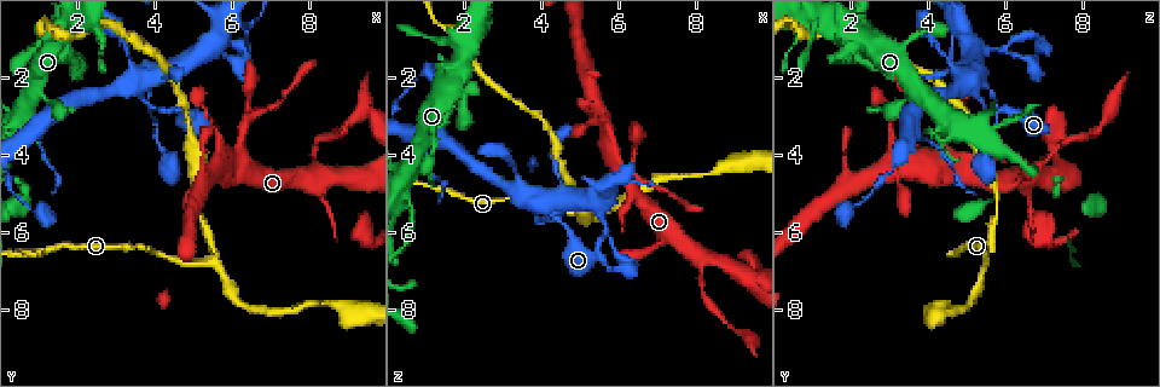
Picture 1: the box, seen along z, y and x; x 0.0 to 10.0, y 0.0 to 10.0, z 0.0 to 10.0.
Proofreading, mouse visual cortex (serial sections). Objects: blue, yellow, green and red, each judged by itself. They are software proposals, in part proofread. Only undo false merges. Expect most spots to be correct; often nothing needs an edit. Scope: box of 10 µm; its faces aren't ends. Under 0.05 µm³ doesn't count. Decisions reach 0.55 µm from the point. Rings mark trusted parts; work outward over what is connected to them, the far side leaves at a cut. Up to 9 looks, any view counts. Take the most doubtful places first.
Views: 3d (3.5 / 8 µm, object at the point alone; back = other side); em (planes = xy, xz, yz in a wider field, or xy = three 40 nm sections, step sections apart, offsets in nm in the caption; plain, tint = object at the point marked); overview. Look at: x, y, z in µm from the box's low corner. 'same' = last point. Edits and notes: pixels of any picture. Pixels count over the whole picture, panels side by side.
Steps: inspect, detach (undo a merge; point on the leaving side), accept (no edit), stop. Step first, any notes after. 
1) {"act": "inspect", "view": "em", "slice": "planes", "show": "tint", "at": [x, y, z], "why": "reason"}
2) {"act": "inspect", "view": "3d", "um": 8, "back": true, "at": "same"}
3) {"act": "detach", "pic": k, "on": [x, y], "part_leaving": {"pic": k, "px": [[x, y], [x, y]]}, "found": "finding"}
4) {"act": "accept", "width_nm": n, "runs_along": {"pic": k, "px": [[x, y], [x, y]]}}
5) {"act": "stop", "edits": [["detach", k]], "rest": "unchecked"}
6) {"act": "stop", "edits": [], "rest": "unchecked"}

{"act": "inspect", "view": "3d", "um": 3.5, "at": [5.30, 6.75, 5.50], "why": "two arms in line, one across"}

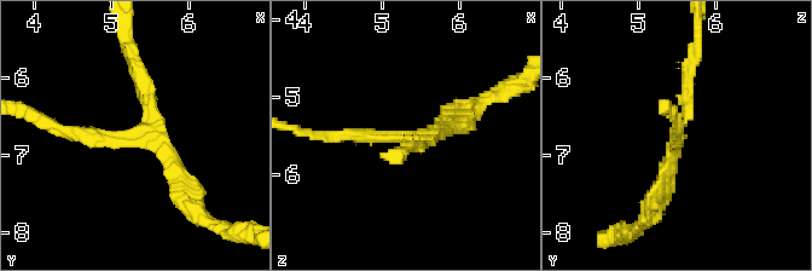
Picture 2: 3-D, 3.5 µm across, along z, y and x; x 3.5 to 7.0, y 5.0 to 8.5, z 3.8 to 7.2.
{"act": "inspect", "view": "em", "slice": "xy", "step": 1, "show": "tint", "at": [5.30, 6.80, 5.55], "arms": 3, "arm_widths_nm": [150, 150, 200], "why": "need the tissue"}

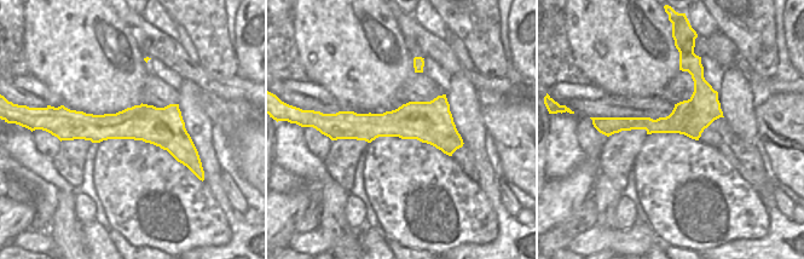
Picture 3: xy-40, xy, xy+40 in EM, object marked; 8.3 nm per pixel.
{"act": "accept", "runs_along": {"pic": 3, "px": [[68, 119], [162, 126], [190, 149]]}, "found": "one cell here"}

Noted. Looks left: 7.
{"act": "inspect", "view": "3d", "um": 3.5, "at": [1.25, 2.60, 3.35], "why": "thin neck"}

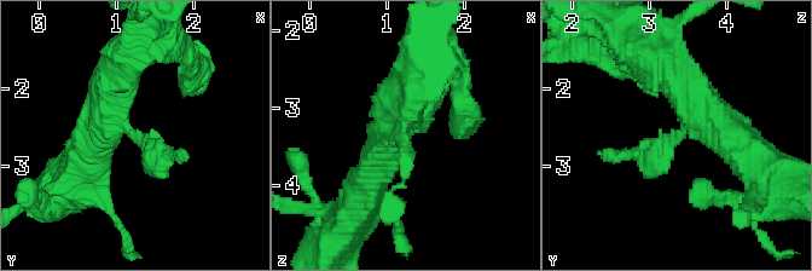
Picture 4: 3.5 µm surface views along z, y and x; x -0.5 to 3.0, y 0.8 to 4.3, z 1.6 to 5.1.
{"act": "accept", "found": "all the same cell"}

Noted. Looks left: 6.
{"act": "inspect", "view": "em", "slice": "xy", "step": 3, "show": "tint", "at": [3.55, 2.25, 5.15], "why": "sudden change in width"}

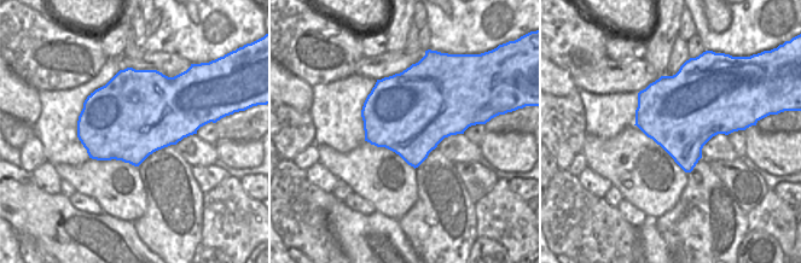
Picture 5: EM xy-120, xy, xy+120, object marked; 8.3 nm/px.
{"act": "inspect", "view": "3d", "um": 3.5, "at": "same"}

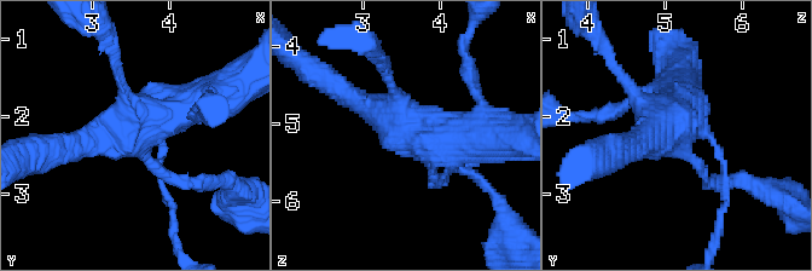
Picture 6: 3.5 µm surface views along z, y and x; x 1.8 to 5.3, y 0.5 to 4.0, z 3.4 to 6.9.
{"act": "accept", "runs_along": {"pic": 6, "px": [[706, 185], [676, 133], [678, 101]]}, "found": "one cell here"}

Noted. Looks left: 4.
{"act": "inspect", "view": "3d", "um": 3.5, "at": [6.40, 3.25, 4.45], "why": "three-way junction"}

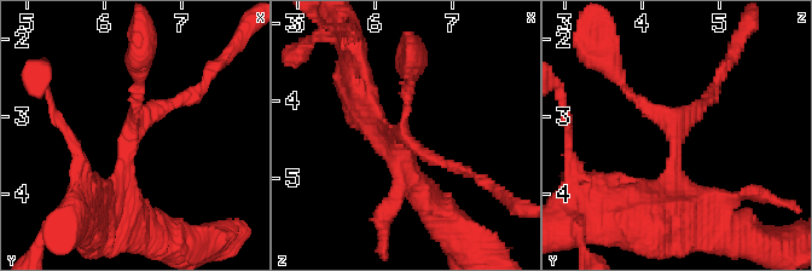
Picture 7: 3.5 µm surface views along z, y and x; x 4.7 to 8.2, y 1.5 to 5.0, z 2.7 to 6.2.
{"act": "inspect", "view": "em", "slice": "xy", "step": 5, "show": "plain", "at": [6.40, 3.20, 4.45], "arms": 3, "arm_widths_nm": [150, 150, 250], "why": "now the EM"}

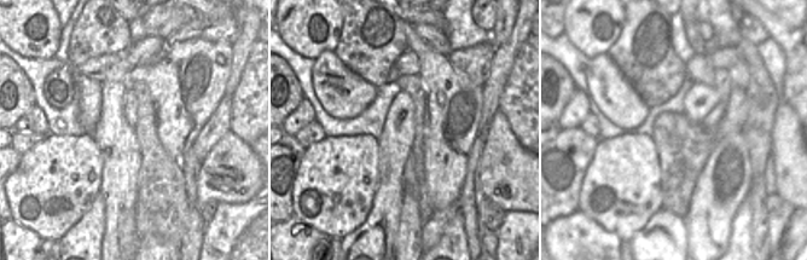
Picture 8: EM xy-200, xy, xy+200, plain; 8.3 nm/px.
{"act": "inspect", "view": "em", "slice": "xy", "step": 5, "show": "tint", "at": "same"}

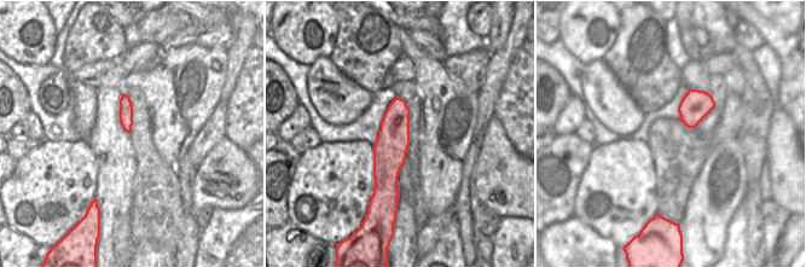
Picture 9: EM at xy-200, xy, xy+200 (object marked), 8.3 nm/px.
{"act": "accept", "runs_along": {"pic": 7, "px": [[696, 212], [677, 172], [677, 131], [619, 75]]}, "found": "one cell here"}

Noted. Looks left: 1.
{"act": "stop", "edits": [], "rest": "unchecked"}

